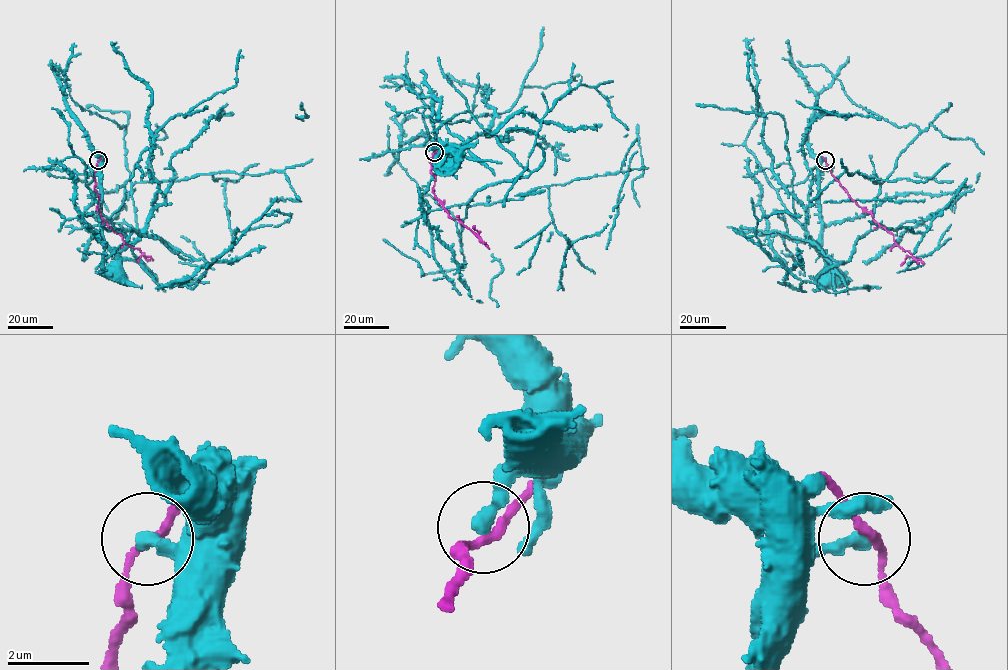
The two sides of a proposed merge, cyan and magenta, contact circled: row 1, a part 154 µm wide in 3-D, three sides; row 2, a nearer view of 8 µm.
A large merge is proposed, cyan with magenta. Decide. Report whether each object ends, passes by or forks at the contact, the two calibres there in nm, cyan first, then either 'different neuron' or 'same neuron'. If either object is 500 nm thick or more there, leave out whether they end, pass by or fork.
cyan ends | magenta passes by | 360/200 nm | different neuron

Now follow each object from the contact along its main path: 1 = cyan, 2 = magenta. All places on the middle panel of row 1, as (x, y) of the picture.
1: (434, 152), (436, 147), (451, 153)
2: (434, 152), (430, 159), (430, 172), (435, 177), (432, 192), (449, 216), (457, 218), (489, 249)

